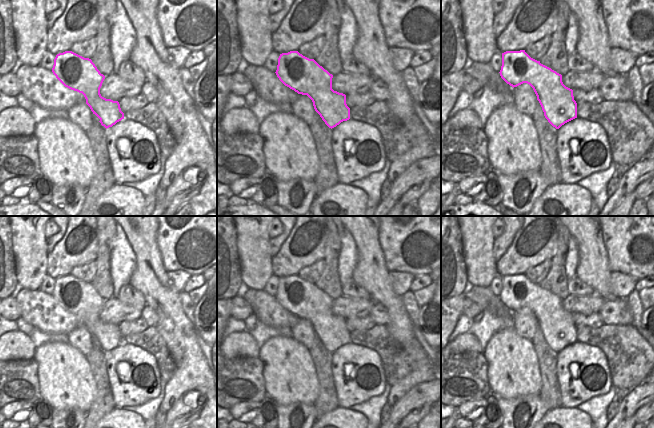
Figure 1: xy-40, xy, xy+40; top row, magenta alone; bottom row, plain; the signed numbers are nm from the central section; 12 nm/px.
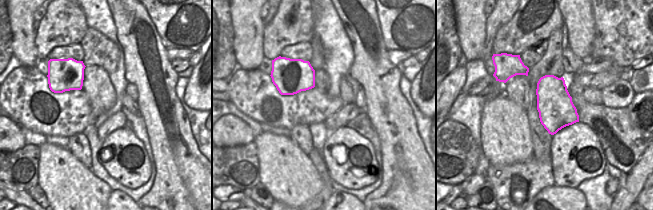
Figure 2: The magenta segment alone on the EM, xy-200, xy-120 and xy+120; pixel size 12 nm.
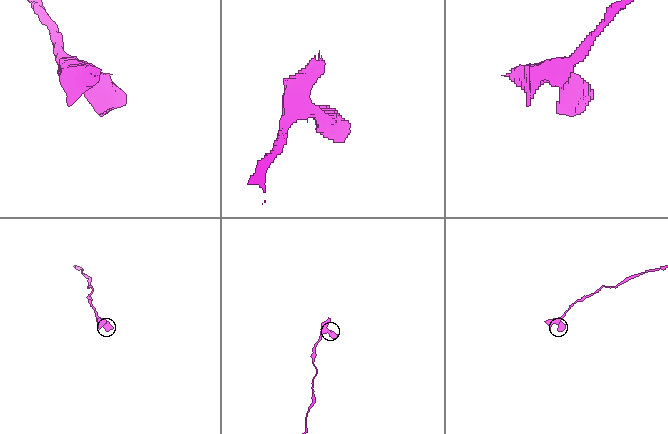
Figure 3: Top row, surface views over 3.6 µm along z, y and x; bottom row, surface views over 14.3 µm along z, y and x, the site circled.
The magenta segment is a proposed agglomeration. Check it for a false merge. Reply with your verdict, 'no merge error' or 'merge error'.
no merge error

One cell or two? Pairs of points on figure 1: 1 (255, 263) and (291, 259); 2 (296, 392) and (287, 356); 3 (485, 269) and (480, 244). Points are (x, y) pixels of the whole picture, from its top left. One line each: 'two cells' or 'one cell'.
1: two cells
2: one cell
3: one cell

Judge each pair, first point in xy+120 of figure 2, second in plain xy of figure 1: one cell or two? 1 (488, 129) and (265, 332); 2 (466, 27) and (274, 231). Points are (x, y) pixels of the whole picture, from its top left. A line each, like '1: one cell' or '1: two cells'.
1: two cells
2: two cells

